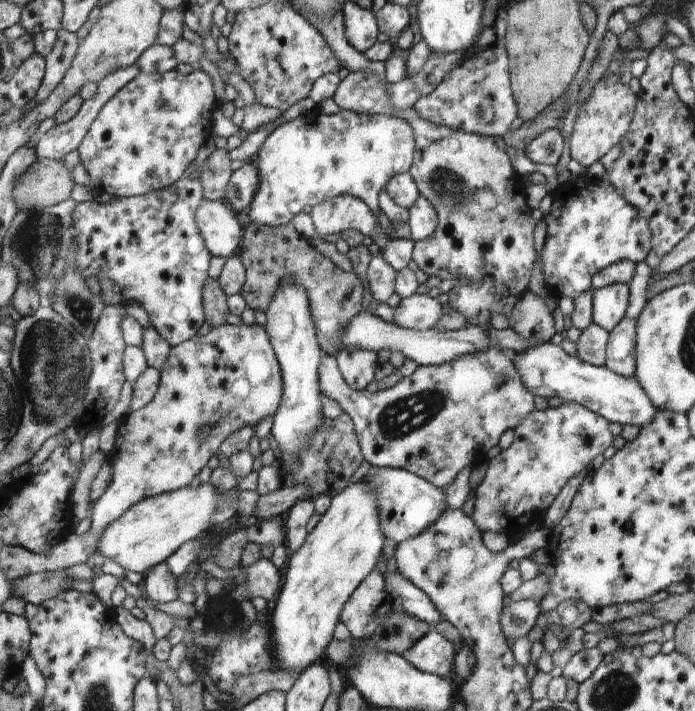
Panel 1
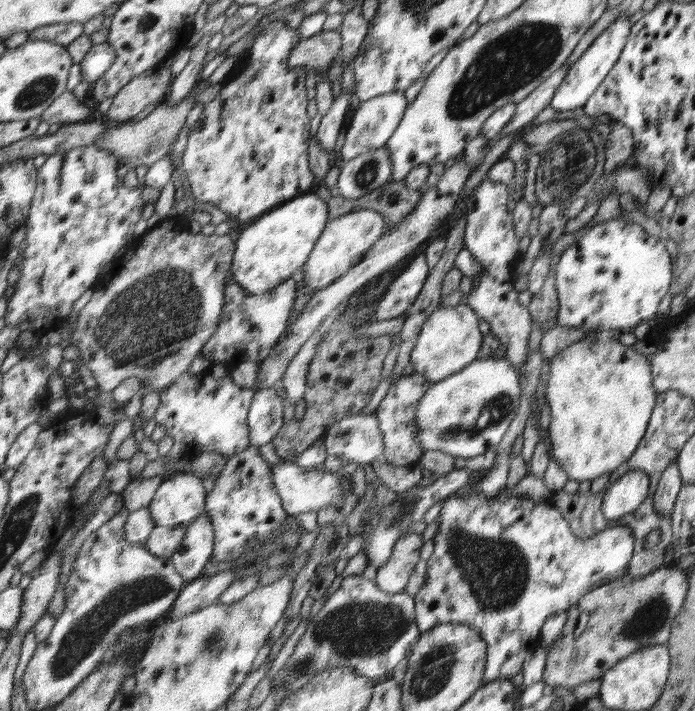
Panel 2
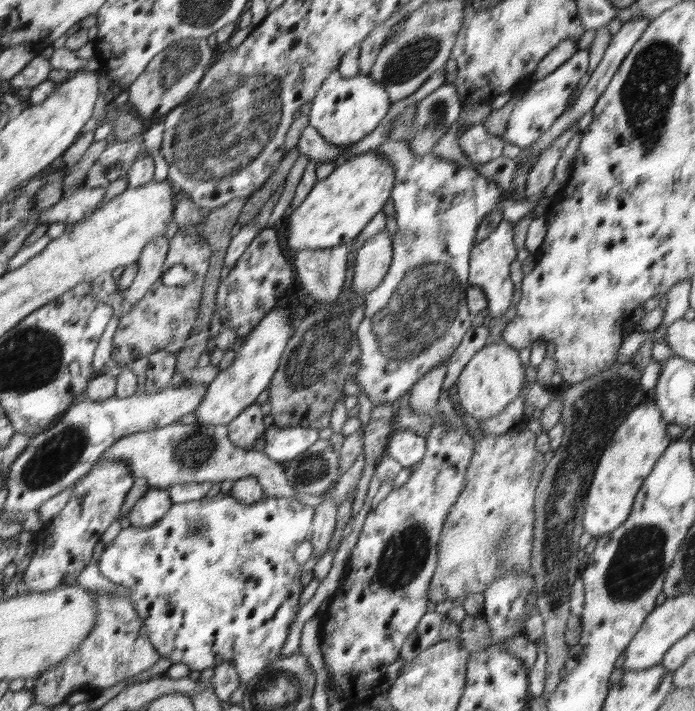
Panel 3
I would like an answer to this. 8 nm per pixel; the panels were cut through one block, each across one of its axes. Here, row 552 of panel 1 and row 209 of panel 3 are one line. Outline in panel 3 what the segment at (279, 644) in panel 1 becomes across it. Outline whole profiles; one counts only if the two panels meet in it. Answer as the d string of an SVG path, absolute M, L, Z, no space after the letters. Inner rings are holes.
M368 153L355 156L340 164L326 177L319 180L290 214L288 230L288 246L292 251L310 250L314 248L327 248L340 244L349 245L356 239L362 229L378 214L386 200L391 196L395 186L395 170L389 160L380 153Z

